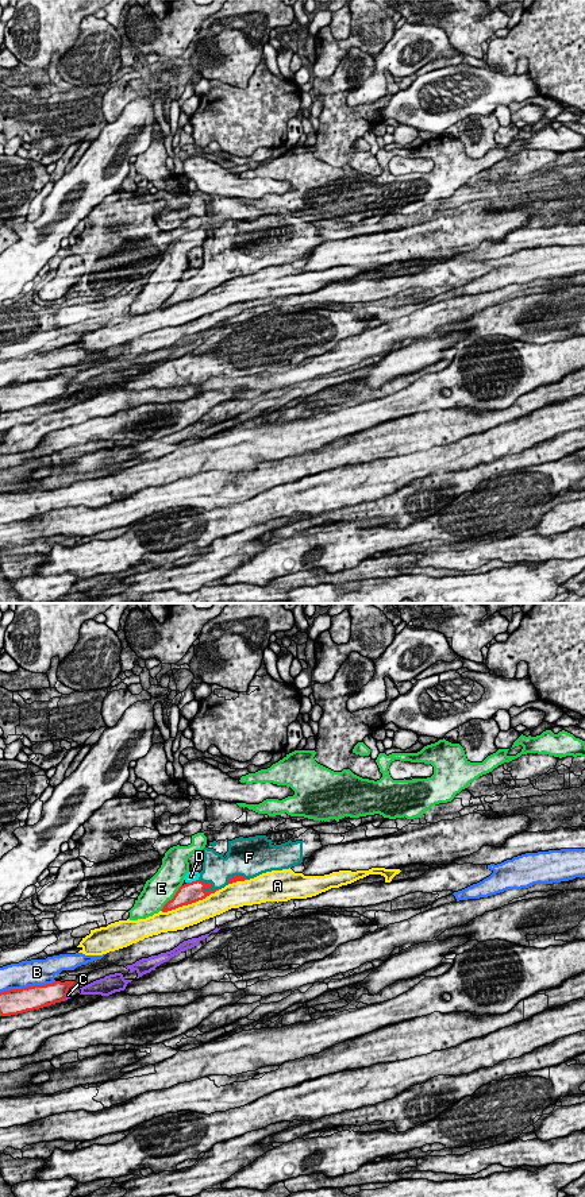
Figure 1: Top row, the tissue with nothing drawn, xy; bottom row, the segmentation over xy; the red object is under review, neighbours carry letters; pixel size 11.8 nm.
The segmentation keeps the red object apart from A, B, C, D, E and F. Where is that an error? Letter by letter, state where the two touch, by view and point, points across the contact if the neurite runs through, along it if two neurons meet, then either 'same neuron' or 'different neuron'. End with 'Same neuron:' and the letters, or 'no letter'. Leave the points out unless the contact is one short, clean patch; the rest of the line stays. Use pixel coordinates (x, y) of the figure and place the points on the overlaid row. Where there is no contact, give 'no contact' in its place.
A: contact xy (189, 903); different neuron
B: contact xy (27, 987); different neuron
C: contact xy (65, 997); different neuron
D: contact xy (192, 881); border xy (197, 879), (187, 883); different neuron
E: contact xy (173, 898); different neuron
F: contact xy (211, 884); same neuron
Same neuron: F

